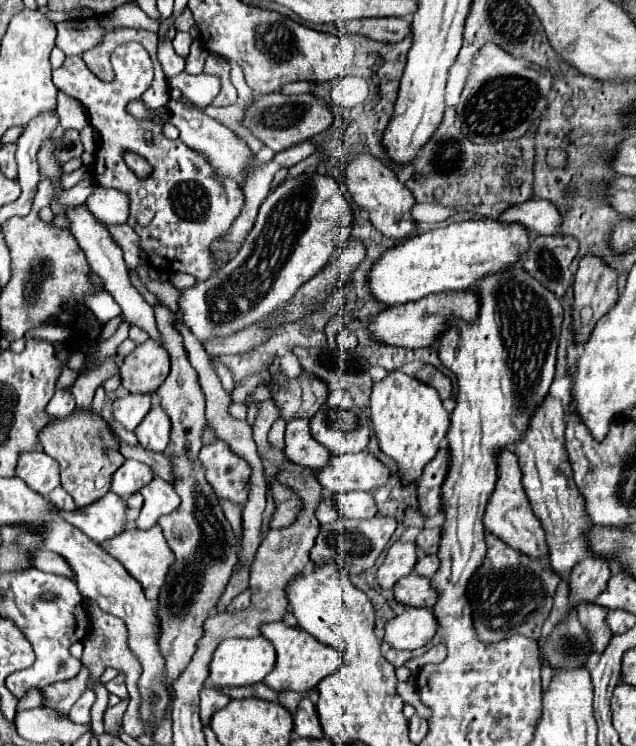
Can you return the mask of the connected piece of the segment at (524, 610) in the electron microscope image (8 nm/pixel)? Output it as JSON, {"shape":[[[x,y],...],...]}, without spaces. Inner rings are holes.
{"shape":[[[491,531],[485,533],[485,543],[487,555],[467,583],[467,599],[477,637],[485,643],[495,643],[519,633],[537,641],[541,625],[553,607],[553,595],[561,581],[559,575],[551,569],[547,555],[531,559],[503,543]]]}

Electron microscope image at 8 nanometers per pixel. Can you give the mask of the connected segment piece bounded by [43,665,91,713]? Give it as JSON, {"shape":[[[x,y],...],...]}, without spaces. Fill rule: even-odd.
{"shape":[[[83,665],[83,669],[79,671],[79,675],[75,679],[69,679],[69,681],[59,681],[55,685],[49,685],[43,689],[43,695],[47,699],[45,707],[53,707],[55,711],[59,713],[67,713],[73,703],[81,697],[81,693],[87,689],[87,683],[91,679],[91,673],[89,669]]]}

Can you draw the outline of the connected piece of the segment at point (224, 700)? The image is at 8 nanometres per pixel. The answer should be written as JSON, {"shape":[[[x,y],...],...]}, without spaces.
{"shape":[[[207,683],[203,689],[201,689],[201,721],[203,723],[209,723],[209,717],[215,713],[215,711],[219,711],[219,709],[223,709],[223,707],[227,707],[227,703],[229,703],[231,699],[221,691],[221,687],[217,687],[217,685],[213,685],[213,683]]]}

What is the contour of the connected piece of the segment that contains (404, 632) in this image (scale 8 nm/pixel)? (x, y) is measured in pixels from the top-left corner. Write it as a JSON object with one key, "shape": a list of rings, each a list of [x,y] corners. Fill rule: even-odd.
{"shape":[[[429,607],[409,609],[409,611],[397,615],[395,619],[391,619],[385,625],[385,641],[389,641],[395,649],[417,649],[417,647],[423,647],[433,639],[435,633],[437,633],[437,619],[433,617],[433,609],[429,609]]]}

